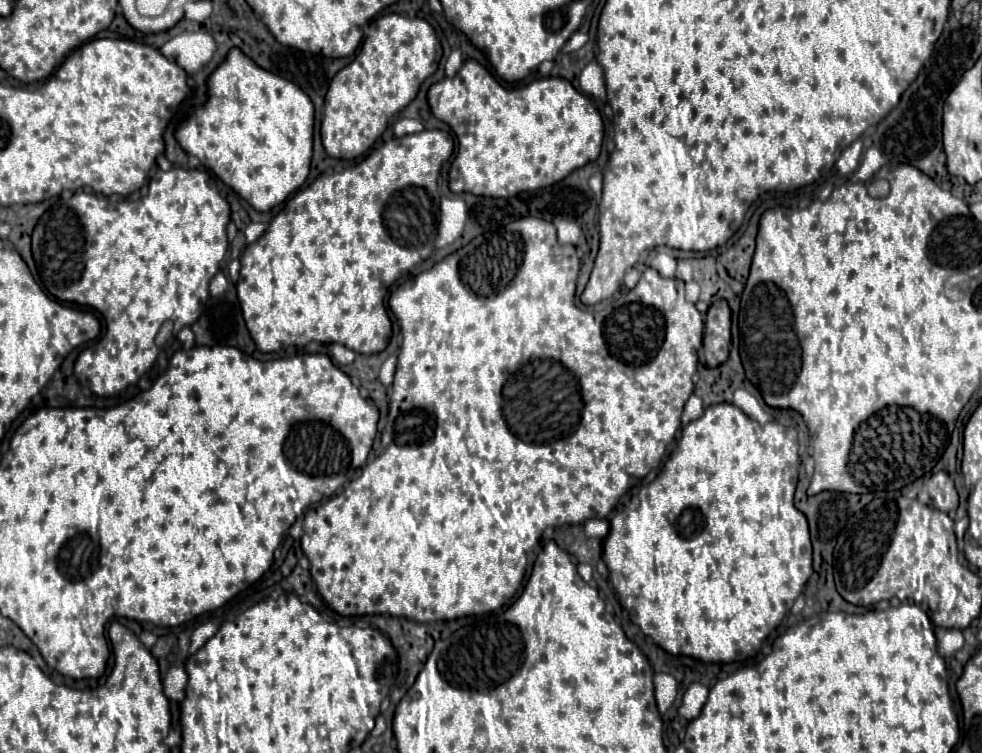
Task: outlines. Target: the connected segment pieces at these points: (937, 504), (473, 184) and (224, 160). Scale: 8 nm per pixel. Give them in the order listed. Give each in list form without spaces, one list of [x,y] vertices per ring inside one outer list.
[[[937,472],[929,480],[925,480],[917,498],[923,504],[933,506],[935,510],[941,510],[941,512],[957,510],[957,490],[947,472]]]
[[[465,60],[463,66],[459,68],[459,72],[453,76],[453,78],[443,78],[441,82],[433,84],[429,90],[427,90],[427,102],[431,106],[431,112],[447,122],[451,126],[451,130],[457,134],[457,142],[459,142],[459,150],[457,150],[457,156],[451,164],[451,170],[449,170],[449,188],[451,192],[459,194],[459,192],[471,192],[471,194],[477,194],[477,196],[493,196],[493,198],[509,198],[509,196],[515,196],[519,192],[525,192],[525,190],[537,190],[537,188],[545,188],[545,186],[551,186],[559,180],[563,180],[565,176],[569,176],[575,168],[581,168],[585,166],[587,162],[595,160],[599,156],[599,150],[601,150],[601,142],[603,142],[603,122],[601,122],[601,116],[597,112],[597,108],[591,104],[591,100],[587,96],[583,96],[581,92],[577,92],[573,88],[573,84],[565,78],[541,78],[541,80],[535,80],[527,86],[519,86],[519,88],[505,88],[501,86],[493,74],[481,66],[477,60]]]
[[[239,48],[229,50],[227,58],[207,76],[209,100],[187,112],[187,118],[177,124],[175,138],[181,148],[199,158],[199,162],[213,170],[227,186],[245,198],[255,210],[267,212],[281,204],[289,194],[303,186],[313,148],[313,102],[293,82],[263,70]]]

